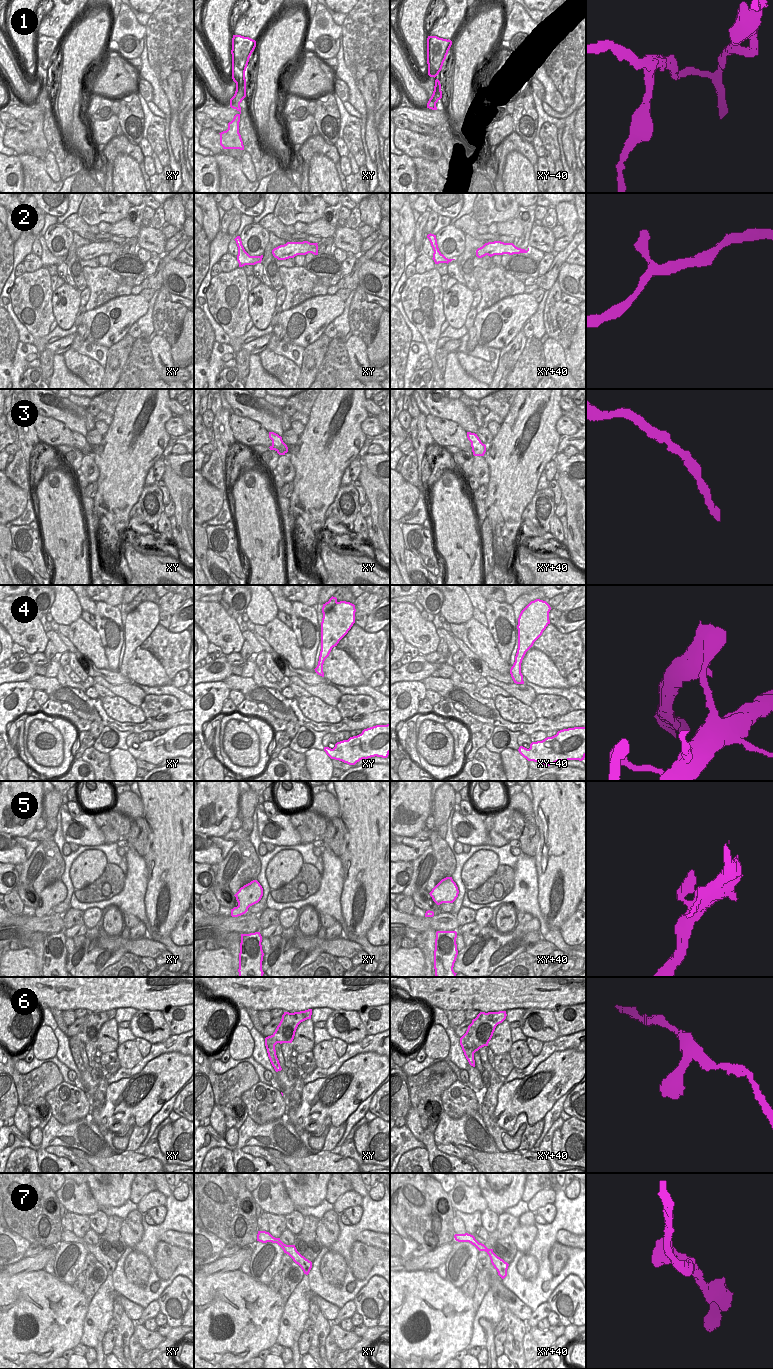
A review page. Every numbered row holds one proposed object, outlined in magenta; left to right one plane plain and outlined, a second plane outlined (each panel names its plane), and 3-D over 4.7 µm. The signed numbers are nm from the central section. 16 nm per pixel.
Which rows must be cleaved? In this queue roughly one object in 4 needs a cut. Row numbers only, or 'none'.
1, 4

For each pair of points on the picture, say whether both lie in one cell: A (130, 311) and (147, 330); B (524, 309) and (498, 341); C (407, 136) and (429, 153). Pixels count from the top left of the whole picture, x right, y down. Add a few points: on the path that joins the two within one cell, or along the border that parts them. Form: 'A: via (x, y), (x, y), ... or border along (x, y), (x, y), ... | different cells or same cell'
A: border along (149, 301), (147, 311), (135, 321) | different cells
B: via (516, 317), (500, 333) | same cell
C: via (412, 141), (424, 148) | same cell

